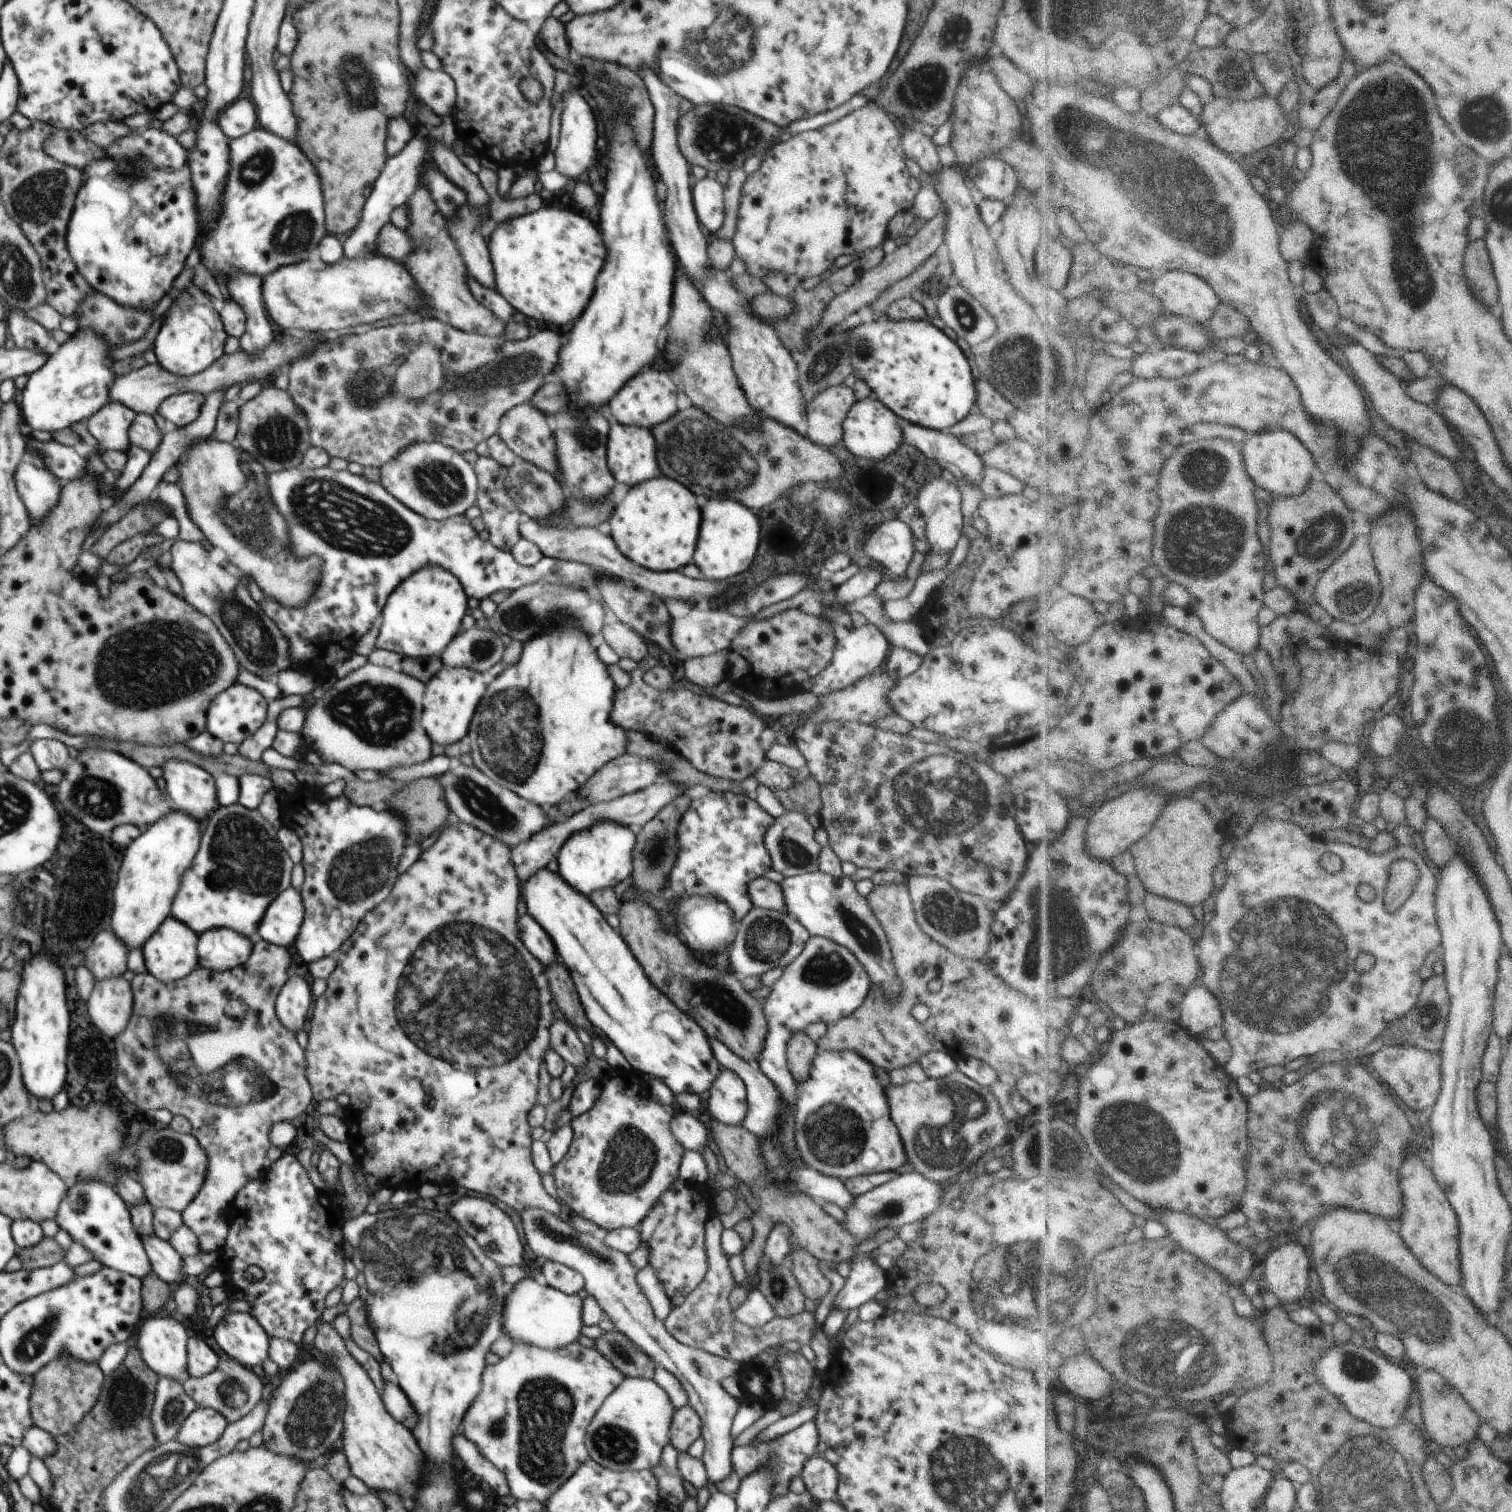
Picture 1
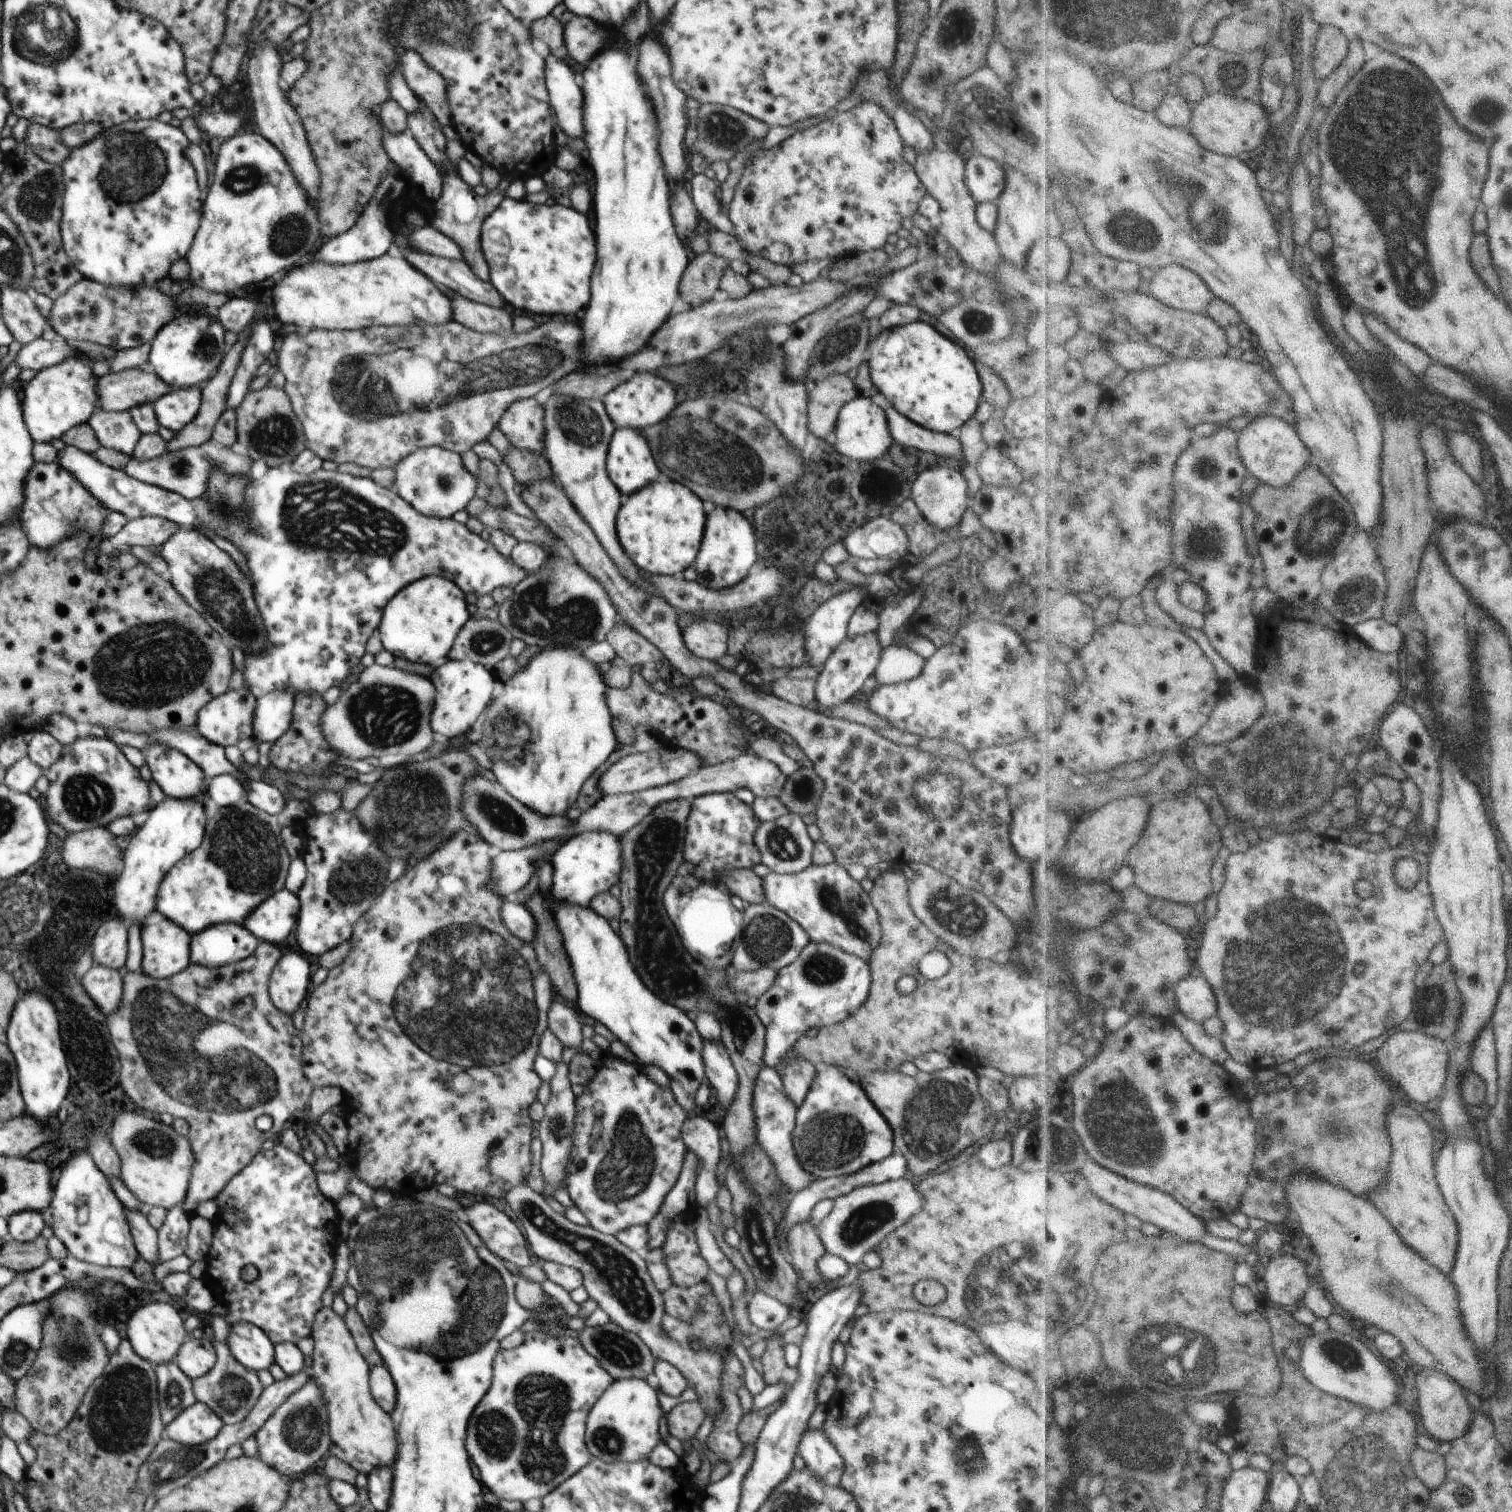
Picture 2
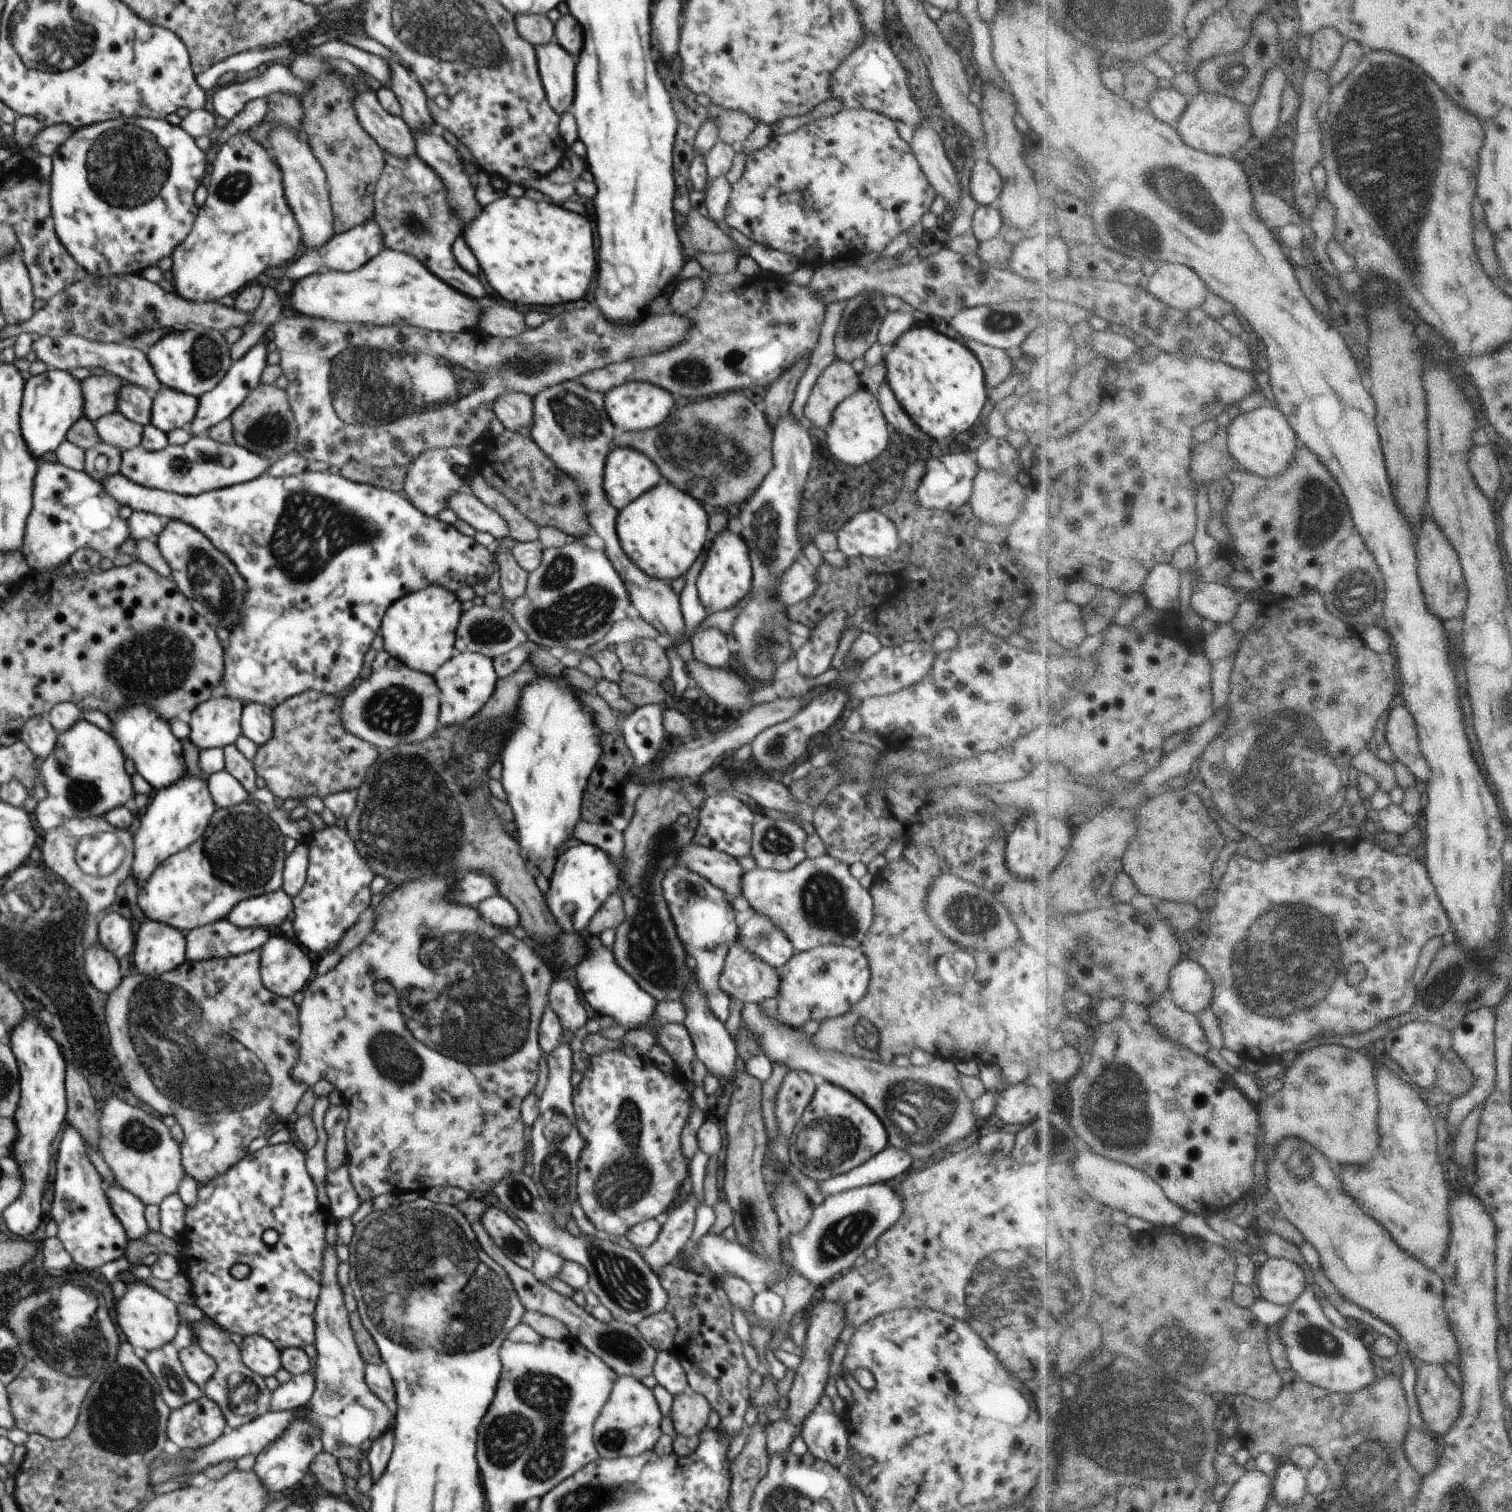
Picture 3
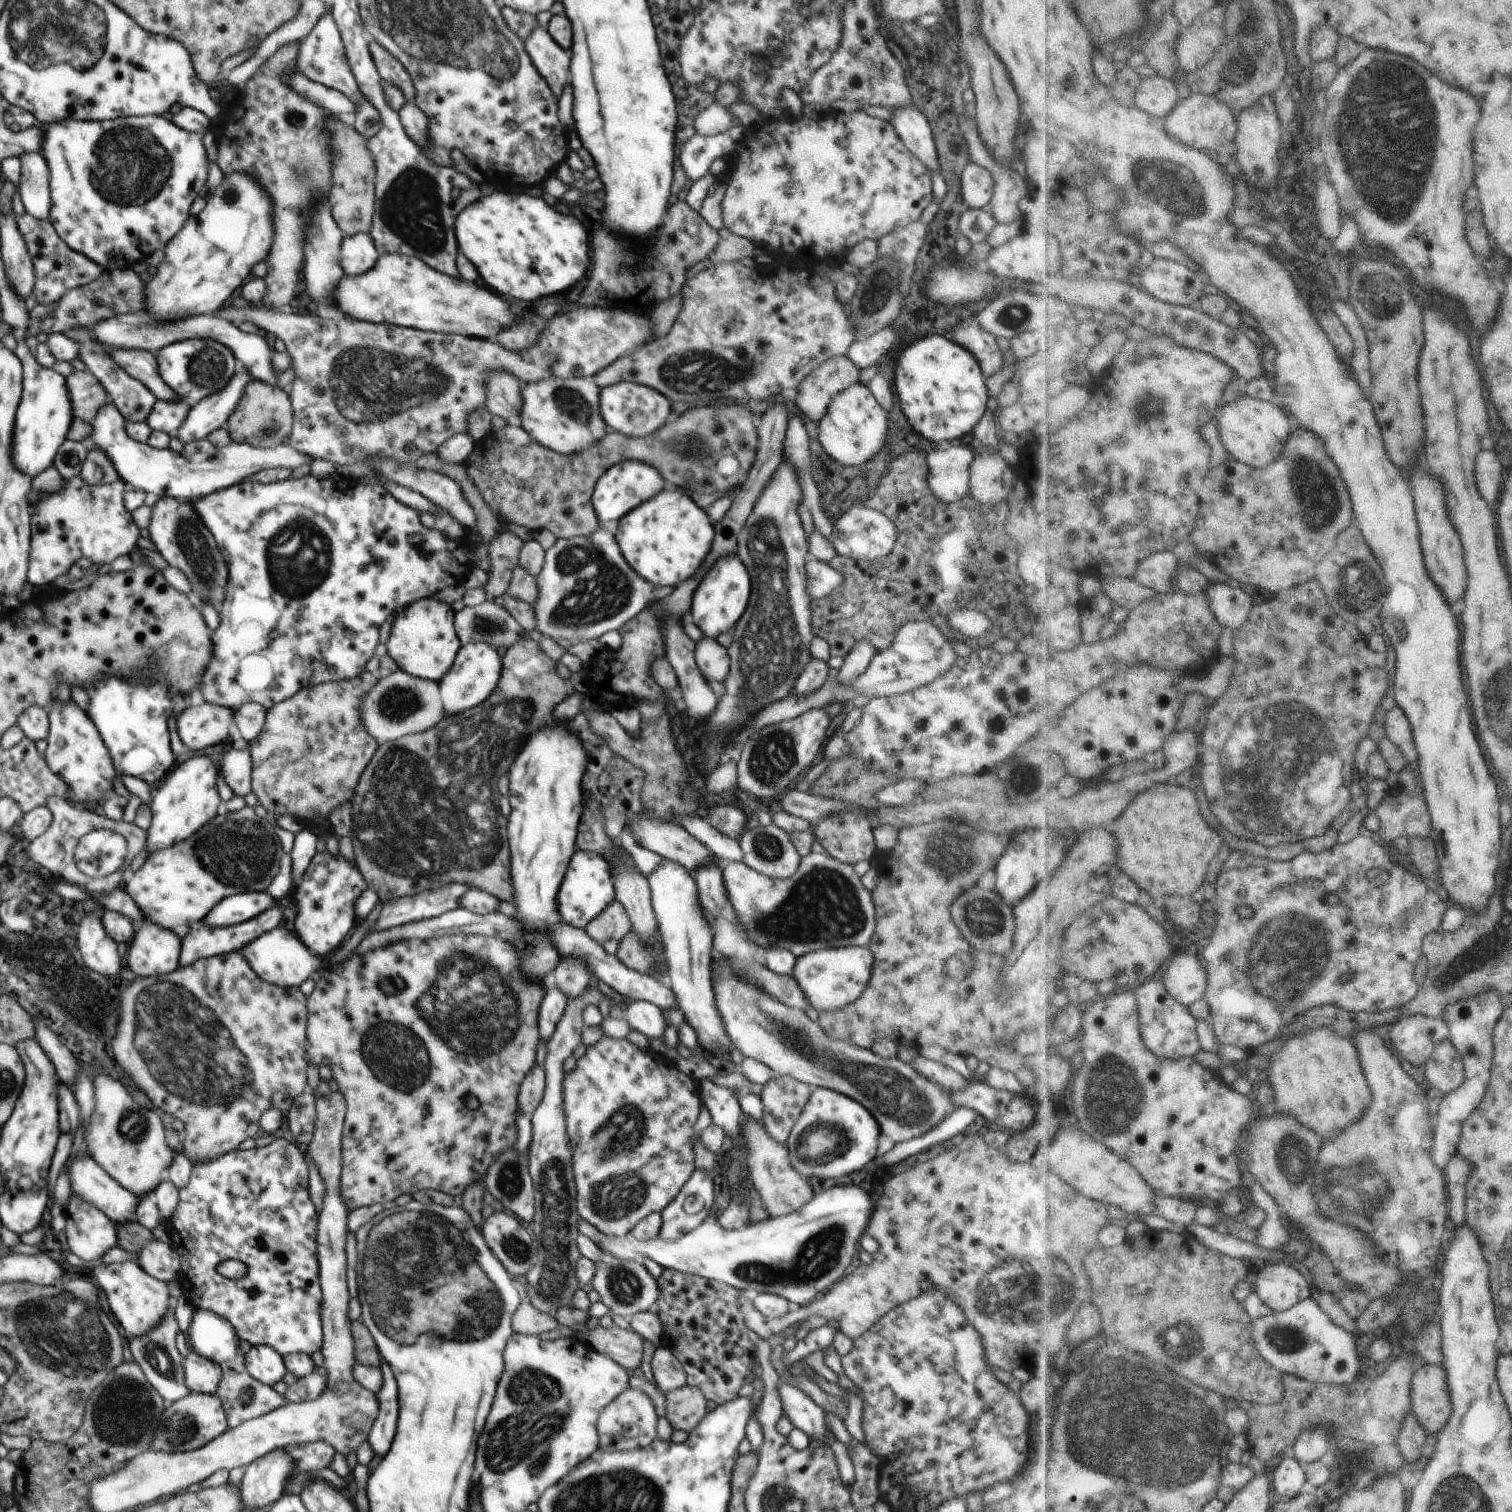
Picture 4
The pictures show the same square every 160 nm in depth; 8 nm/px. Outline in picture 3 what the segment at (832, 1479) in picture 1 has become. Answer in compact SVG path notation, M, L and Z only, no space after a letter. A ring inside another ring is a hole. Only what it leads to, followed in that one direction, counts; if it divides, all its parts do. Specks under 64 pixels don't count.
M816 1408L803 1422L799 1435L814 1458L830 1463L837 1469L843 1469L845 1463L851 1462L848 1426L838 1414Z

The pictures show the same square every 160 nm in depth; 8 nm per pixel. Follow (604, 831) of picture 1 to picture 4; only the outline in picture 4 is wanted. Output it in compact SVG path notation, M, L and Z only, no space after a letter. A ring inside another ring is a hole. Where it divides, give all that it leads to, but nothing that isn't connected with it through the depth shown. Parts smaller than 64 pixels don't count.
M576 849L570 859L559 891L556 904L558 918L571 927L584 929L615 899L613 874L609 862L596 851Z

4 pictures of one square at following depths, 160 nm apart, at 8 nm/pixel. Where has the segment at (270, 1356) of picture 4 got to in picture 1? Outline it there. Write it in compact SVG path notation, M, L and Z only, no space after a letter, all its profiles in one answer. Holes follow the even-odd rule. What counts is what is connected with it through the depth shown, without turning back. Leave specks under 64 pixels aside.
M230 1312L214 1327L214 1339L219 1351L252 1369L269 1359L269 1337L250 1314Z

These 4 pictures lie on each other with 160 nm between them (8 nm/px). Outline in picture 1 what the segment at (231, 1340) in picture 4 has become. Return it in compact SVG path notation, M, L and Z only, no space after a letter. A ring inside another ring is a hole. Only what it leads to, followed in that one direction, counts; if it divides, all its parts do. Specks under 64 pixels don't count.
M229 1358L219 1361L216 1370L210 1374L196 1378L190 1377L182 1386L188 1396L196 1402L197 1407L212 1408L222 1414L228 1423L232 1423L241 1420L262 1400L265 1384L252 1369L245 1368L236 1360Z

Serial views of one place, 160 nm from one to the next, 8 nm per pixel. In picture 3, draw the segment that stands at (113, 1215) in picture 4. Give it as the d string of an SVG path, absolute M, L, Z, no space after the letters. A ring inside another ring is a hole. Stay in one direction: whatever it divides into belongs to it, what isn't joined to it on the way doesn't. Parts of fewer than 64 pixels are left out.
M104 1183L113 1213L120 1219L128 1238L134 1240L148 1234L150 1230L145 1219L145 1204L118 1184Z

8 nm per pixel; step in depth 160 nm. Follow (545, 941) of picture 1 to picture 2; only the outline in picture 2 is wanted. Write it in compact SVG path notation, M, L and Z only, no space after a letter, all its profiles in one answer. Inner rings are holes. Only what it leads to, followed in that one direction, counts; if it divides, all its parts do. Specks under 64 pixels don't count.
M514 899L503 900L501 915L504 926L522 942L532 944L537 931L537 922L525 906Z

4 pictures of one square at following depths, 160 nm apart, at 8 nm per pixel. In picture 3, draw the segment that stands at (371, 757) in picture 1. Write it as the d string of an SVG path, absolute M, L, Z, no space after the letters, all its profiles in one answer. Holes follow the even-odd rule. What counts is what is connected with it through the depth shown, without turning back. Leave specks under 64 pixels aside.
M406 665L397 669L385 666L377 671L372 671L368 678L362 679L360 685L352 689L341 700L340 722L350 734L361 738L372 746L376 748L382 748L382 744L388 748L396 746L397 751L398 746L426 740L437 730L440 726L438 720L439 696L439 688L432 675L418 672Z

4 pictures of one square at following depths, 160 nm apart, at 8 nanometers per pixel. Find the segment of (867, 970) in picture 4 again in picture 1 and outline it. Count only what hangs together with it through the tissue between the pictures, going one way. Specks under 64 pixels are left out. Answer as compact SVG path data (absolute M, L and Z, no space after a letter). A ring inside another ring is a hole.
M811 936L802 953L783 969L762 1008L768 1033L754 1065L774 1082L788 1106L794 1105L797 1088L788 1068L788 1040L810 1024L823 1022L828 1026L851 1015L864 1003L870 986L870 978L860 962L846 948L825 937Z

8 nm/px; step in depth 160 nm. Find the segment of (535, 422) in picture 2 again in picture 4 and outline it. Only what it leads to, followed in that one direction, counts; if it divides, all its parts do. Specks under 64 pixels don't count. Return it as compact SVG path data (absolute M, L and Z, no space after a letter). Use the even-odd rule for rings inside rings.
M494 371L487 376L486 408L490 414L504 418L508 425L521 426L522 384L511 374Z

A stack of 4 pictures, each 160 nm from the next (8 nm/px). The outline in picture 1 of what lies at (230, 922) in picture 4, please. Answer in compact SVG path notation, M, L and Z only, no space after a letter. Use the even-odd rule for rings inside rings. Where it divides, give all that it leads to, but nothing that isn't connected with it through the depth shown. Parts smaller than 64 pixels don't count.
M289 887L272 900L260 920L258 934L265 942L284 946L294 945L305 918L301 892Z

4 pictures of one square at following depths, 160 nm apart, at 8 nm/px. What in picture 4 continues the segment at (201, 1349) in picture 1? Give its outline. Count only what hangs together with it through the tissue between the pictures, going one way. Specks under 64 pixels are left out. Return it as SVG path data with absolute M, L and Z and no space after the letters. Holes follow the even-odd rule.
M190 1350L183 1357L186 1386L192 1393L214 1395L221 1381L222 1371L212 1360Z

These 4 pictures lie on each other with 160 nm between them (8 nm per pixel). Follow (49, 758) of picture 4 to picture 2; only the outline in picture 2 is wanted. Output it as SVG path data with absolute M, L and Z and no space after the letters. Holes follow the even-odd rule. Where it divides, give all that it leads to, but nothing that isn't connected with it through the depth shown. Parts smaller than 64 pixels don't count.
M78 737L72 744L63 746L61 757L45 771L50 786L43 796L50 824L62 824L70 833L85 831L92 827L108 826L115 818L130 817L154 807L150 799L148 783L140 777L139 768L132 765L121 748L108 738Z

